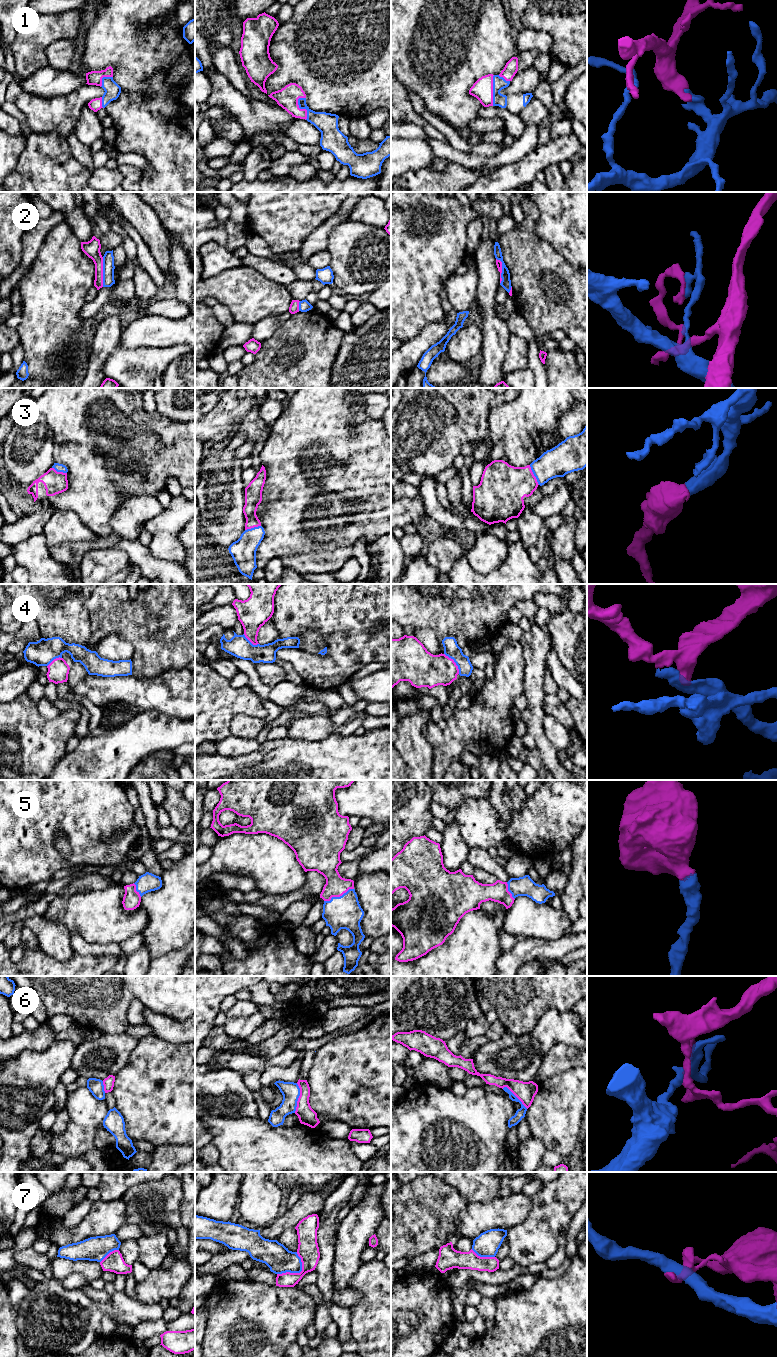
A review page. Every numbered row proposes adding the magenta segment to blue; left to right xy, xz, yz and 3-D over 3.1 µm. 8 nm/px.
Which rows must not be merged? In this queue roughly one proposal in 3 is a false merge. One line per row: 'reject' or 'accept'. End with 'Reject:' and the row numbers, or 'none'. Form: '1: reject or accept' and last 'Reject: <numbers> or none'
1: accept
2: reject
3: accept
4: accept
5: accept
6: reject
7: reject
Reject: 2, 6, 7

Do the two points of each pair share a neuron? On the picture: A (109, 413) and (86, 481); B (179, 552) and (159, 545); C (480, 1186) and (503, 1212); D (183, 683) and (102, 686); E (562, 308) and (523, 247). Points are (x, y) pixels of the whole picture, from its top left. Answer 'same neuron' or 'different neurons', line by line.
A: same neuron
B: same neuron
C: different neurons
D: same neuron
E: same neuron

